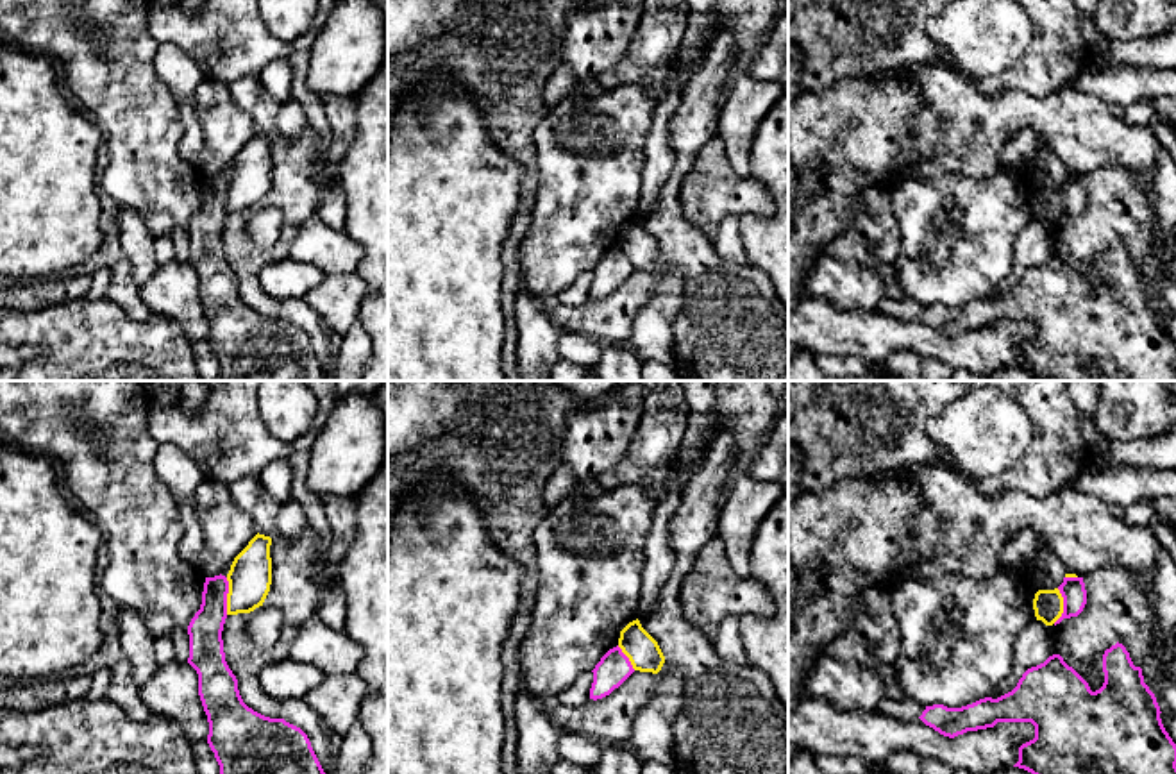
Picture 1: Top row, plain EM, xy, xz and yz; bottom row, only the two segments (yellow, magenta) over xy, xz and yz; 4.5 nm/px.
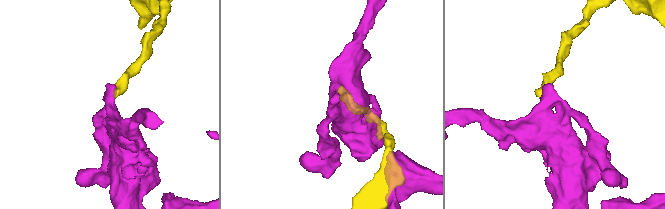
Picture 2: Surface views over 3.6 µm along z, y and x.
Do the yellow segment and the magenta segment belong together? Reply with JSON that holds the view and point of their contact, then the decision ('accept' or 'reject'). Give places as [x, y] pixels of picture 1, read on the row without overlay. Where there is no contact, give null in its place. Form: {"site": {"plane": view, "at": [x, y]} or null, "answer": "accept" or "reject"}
{"site": {"plane": "xy", "at": [227, 195]}, "answer": "reject"}

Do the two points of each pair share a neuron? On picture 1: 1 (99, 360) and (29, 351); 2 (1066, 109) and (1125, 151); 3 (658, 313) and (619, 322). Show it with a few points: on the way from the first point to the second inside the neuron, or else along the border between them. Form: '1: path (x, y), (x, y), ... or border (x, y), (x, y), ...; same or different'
1: border (18, 344), (36, 344), (45, 351); different
2: path (1080, 124), (1094, 138), (1110, 142); same
3: border (656, 281), (653, 299), (637, 317), (628, 342); different

